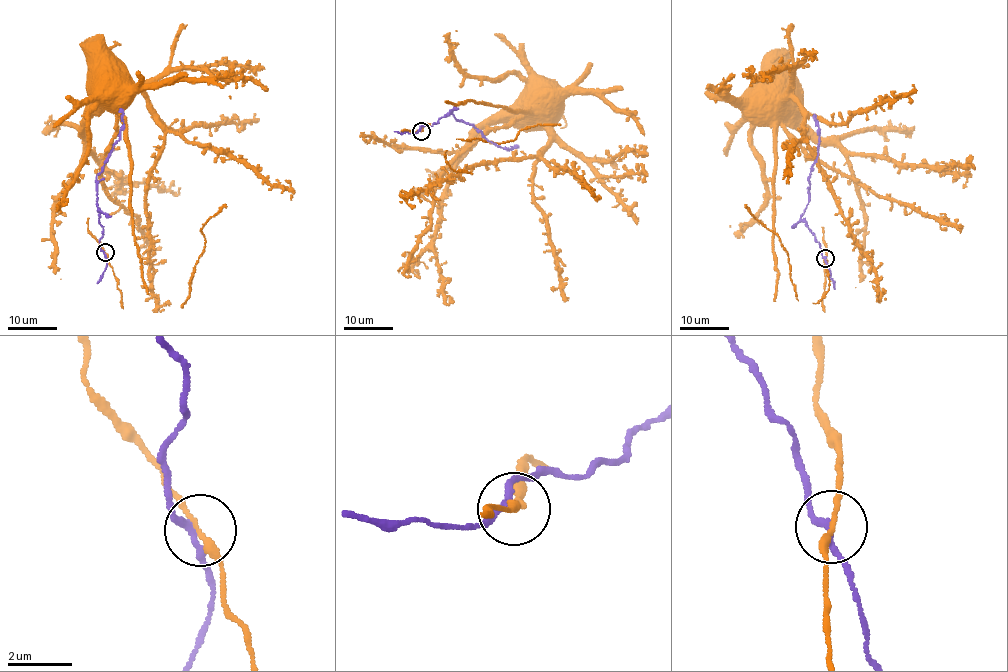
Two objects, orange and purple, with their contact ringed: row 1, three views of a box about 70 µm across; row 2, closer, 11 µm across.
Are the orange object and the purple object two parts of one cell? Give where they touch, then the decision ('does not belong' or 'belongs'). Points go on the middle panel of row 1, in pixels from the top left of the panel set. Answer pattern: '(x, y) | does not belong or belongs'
(421, 131) | does not belong

